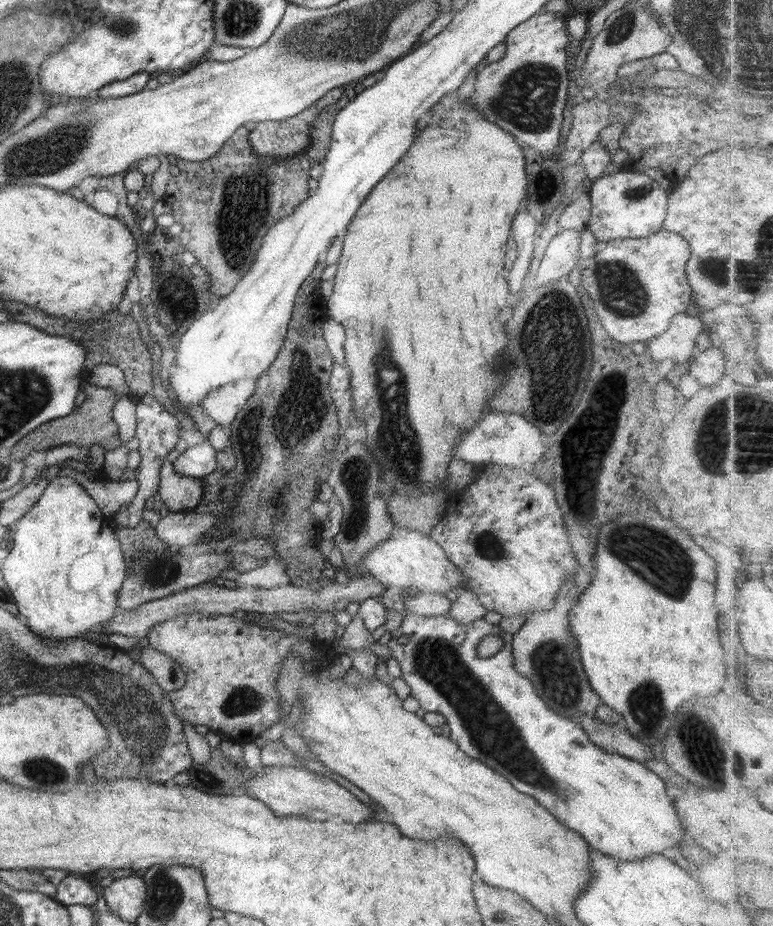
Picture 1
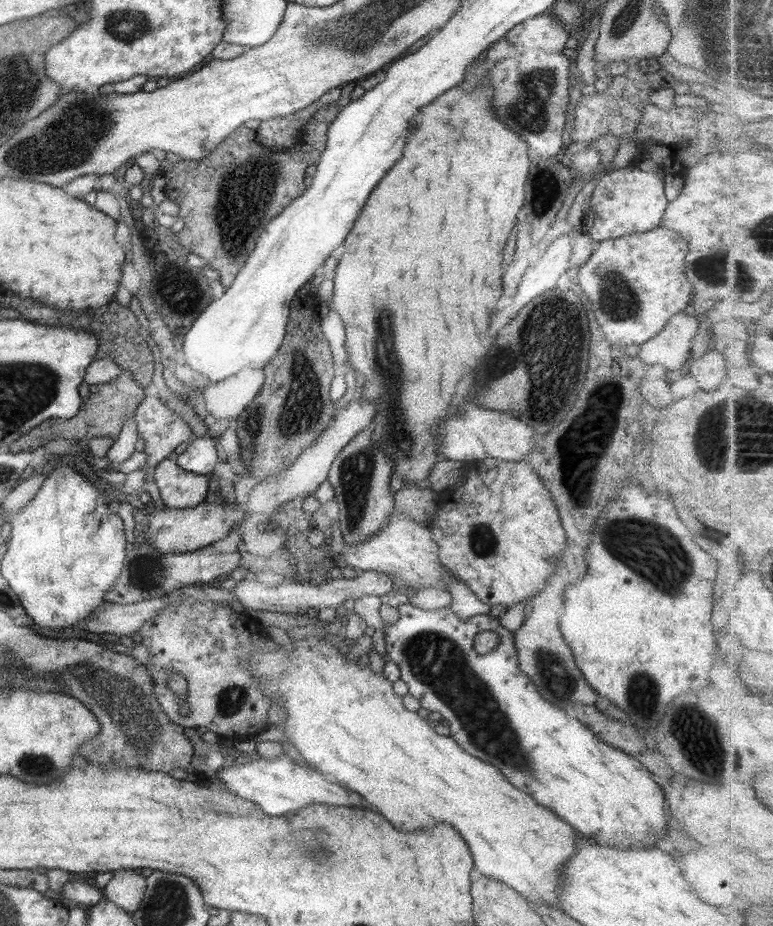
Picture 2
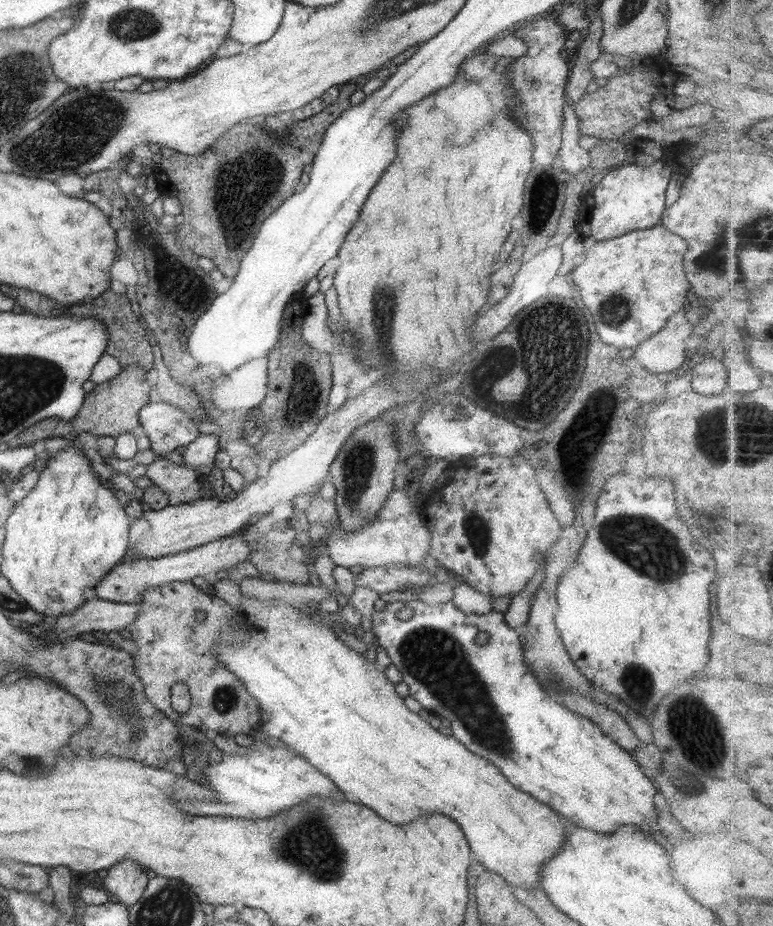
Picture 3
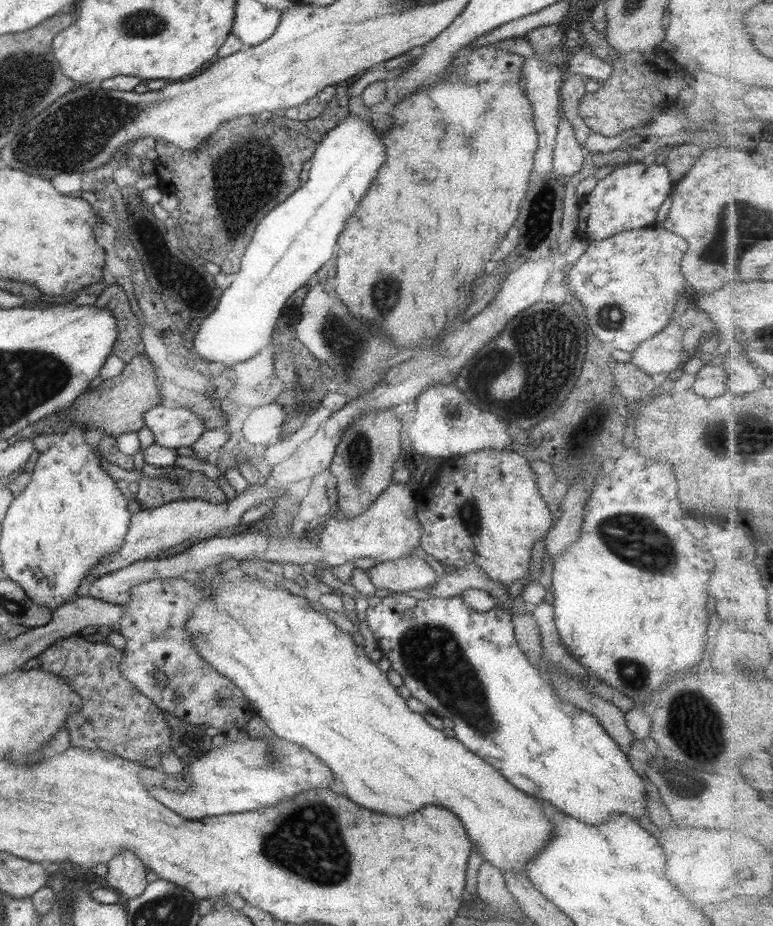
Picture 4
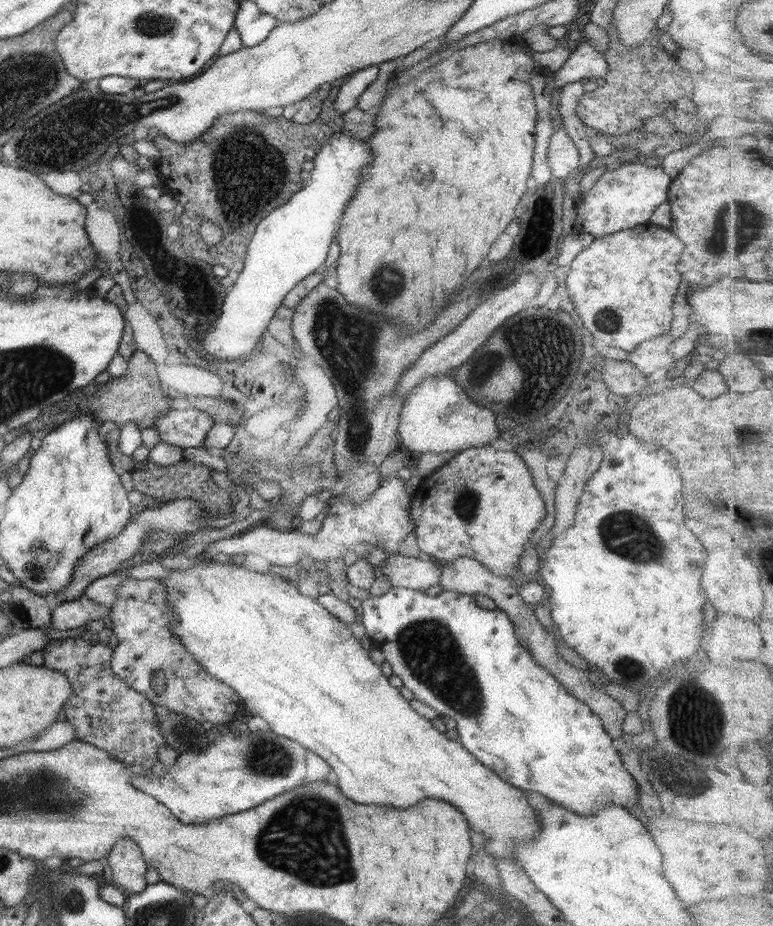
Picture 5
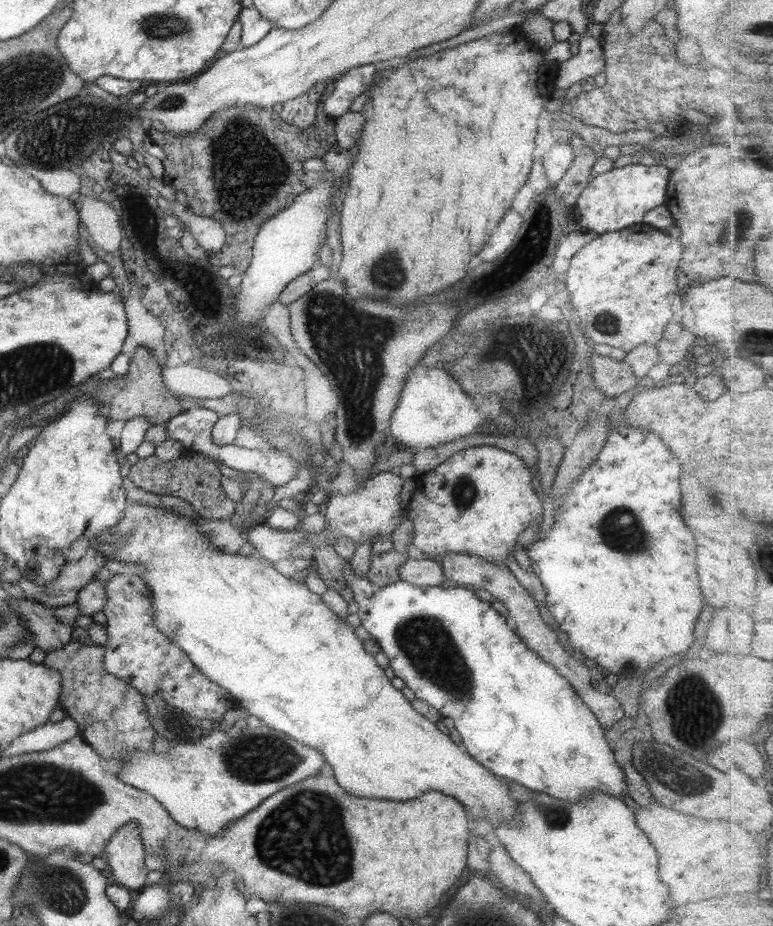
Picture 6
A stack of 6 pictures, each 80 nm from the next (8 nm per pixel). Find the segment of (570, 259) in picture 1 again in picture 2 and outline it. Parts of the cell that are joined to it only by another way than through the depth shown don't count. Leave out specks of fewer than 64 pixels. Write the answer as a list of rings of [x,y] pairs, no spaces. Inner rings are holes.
[[[571,232],[558,236],[546,248],[543,256],[539,258],[539,262],[535,266],[527,268],[527,272],[521,278],[521,284],[519,284],[519,288],[515,292],[515,304],[505,308],[507,318],[513,318],[515,312],[529,302],[527,298],[535,298],[543,290],[553,288],[553,282],[567,270],[573,239],[574,234]]]

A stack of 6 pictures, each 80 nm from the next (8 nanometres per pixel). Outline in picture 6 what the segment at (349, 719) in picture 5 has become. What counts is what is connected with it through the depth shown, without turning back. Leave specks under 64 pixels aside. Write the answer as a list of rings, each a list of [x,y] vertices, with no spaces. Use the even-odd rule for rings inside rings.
[[[130,502],[127,504],[123,517],[117,523],[117,527],[111,533],[107,533],[107,537],[95,537],[87,542],[90,547],[97,549],[107,562],[113,560],[130,565],[135,564],[137,569],[142,566],[144,570],[139,580],[143,581],[150,590],[150,599],[152,600],[150,611],[159,632],[185,652],[189,660],[207,680],[224,688],[233,696],[239,706],[245,708],[250,715],[258,718],[263,727],[268,726],[271,730],[278,730],[298,743],[308,745],[320,752],[323,760],[331,766],[337,785],[345,792],[349,792],[351,796],[377,798],[377,800],[413,800],[413,798],[421,796],[423,792],[433,790],[458,800],[474,820],[485,818],[489,824],[492,824],[493,829],[499,828],[504,822],[510,822],[516,816],[520,802],[509,796],[509,787],[502,785],[498,777],[487,772],[476,760],[473,760],[465,751],[463,752],[457,744],[454,744],[448,734],[439,731],[435,727],[435,723],[430,722],[409,705],[409,701],[403,697],[401,691],[395,689],[390,680],[385,677],[383,669],[375,664],[373,655],[365,652],[362,641],[356,638],[353,629],[347,622],[333,614],[321,602],[319,595],[309,591],[305,584],[281,576],[271,565],[261,563],[253,556],[223,553],[221,549],[208,541],[207,534],[203,534],[200,530],[196,531],[196,527],[192,520],[174,514],[169,509],[152,508],[141,505],[139,502]]]

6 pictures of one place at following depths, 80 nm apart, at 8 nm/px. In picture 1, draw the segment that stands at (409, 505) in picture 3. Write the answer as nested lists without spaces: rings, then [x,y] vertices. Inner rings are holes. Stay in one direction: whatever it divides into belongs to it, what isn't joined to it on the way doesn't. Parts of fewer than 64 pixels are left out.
[[[407,532],[405,536],[389,538],[373,547],[359,563],[365,573],[379,581],[387,593],[399,595],[407,588],[417,588],[423,594],[444,594],[447,590],[464,588],[463,574],[449,563],[442,548],[433,543],[429,536]]]

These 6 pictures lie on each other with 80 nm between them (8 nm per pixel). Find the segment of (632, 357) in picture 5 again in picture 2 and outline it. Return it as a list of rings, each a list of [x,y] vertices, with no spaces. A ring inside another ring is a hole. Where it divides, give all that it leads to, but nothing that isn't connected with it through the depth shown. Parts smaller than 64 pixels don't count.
[[[691,314],[670,316],[661,332],[639,345],[639,360],[647,366],[659,364],[669,371],[678,370],[687,360],[698,330],[698,322]]]

